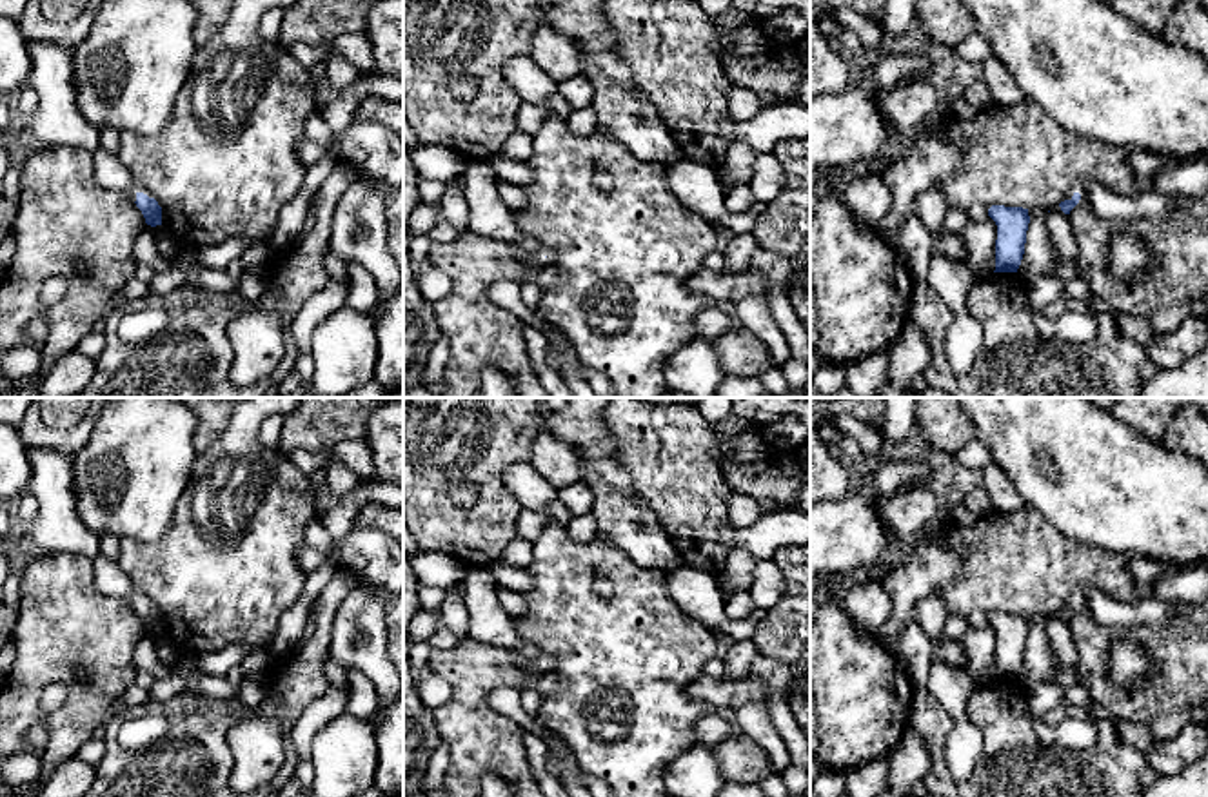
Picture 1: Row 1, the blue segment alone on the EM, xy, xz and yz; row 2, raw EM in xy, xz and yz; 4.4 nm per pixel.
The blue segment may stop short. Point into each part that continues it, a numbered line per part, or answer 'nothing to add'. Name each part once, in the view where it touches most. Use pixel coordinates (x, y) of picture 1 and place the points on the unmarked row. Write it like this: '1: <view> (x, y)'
1: xy (109, 578)

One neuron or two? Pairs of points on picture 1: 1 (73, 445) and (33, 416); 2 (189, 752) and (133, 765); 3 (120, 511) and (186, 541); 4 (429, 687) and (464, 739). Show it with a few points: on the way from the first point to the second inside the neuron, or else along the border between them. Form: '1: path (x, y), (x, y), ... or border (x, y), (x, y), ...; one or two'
1: path (62, 440), (49, 438), (39, 427); one
2: path (175, 765), (148, 765); one
3: border (182, 492), (171, 525), (158, 538), (124, 540); two
4: border (427, 669), (451, 687), (451, 698), (435, 710); two

